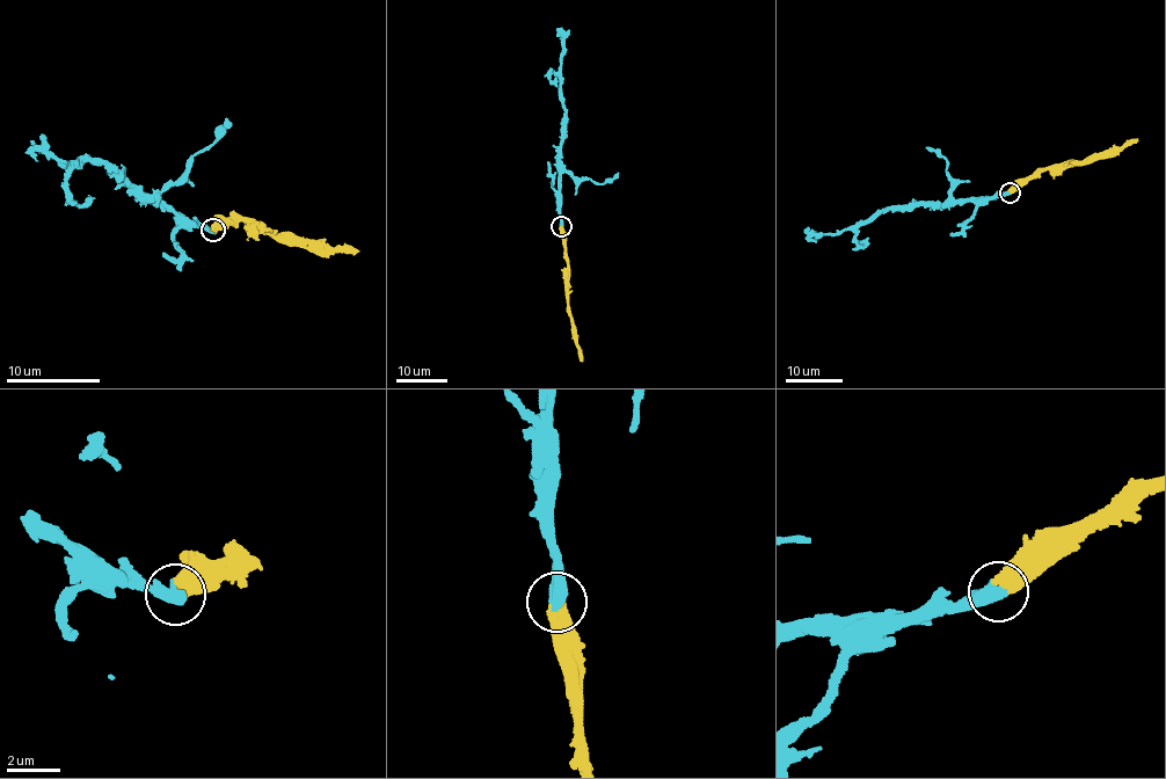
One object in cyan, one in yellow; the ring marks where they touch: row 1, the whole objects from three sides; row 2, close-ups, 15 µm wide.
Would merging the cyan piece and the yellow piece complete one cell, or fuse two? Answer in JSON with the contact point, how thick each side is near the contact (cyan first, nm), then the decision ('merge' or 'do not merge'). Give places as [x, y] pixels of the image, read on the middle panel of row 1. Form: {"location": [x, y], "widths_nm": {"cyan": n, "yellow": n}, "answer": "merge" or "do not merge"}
{"location": [561, 226], "widths_nm": {"cyan": 600, "yellow": 400}, "answer": "merge"}

